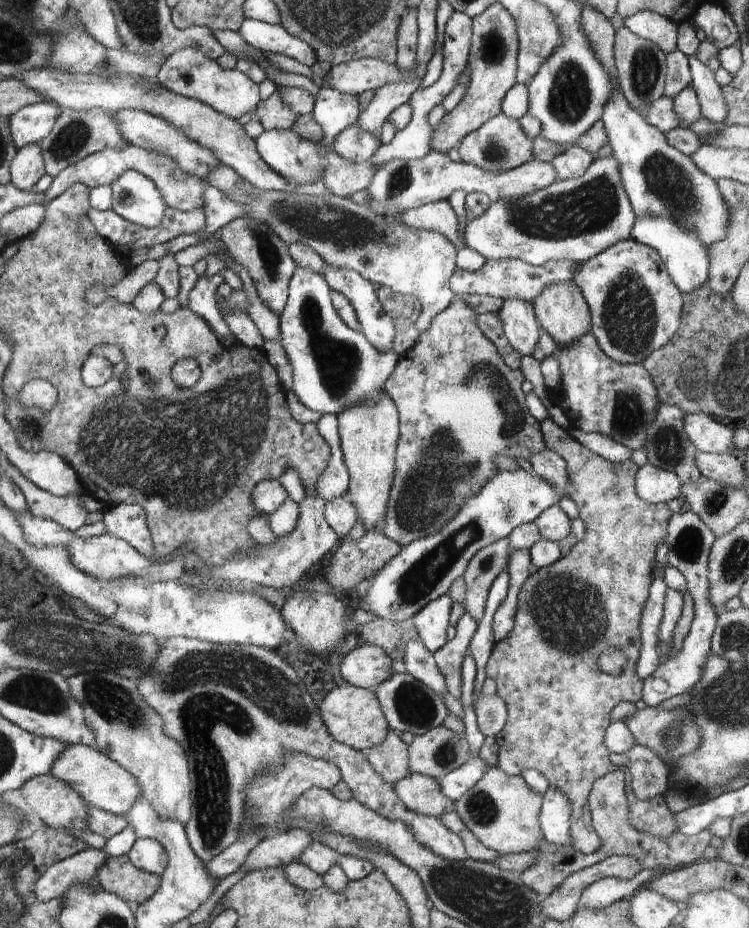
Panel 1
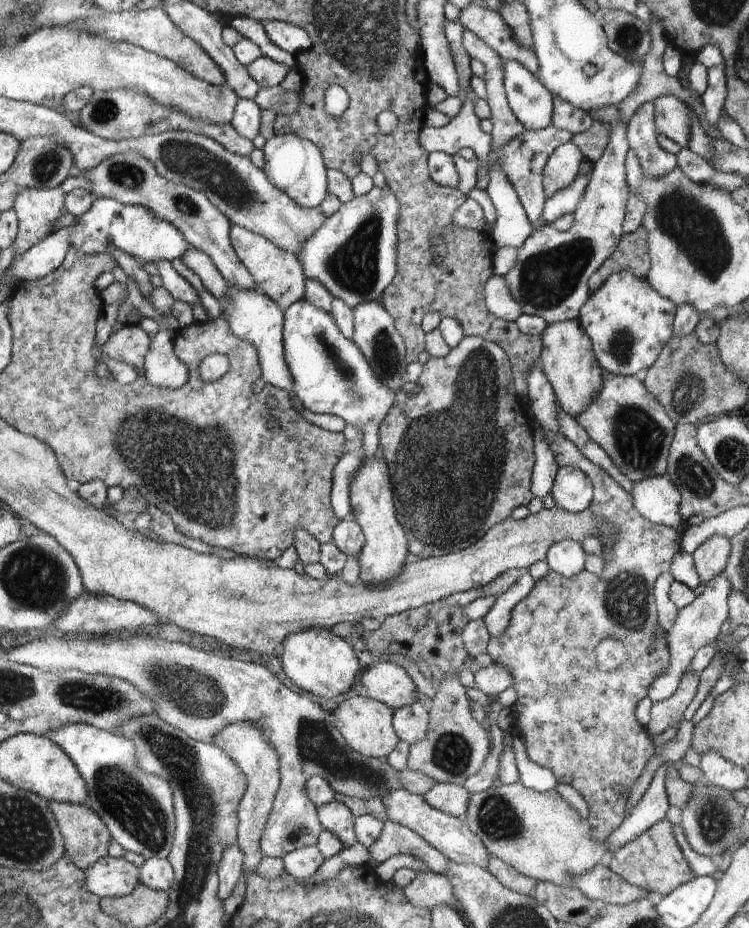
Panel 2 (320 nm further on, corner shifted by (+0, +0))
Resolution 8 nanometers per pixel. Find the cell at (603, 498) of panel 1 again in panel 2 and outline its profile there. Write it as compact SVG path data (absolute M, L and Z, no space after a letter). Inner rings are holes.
M531 419L532 425L536 426L543 437L548 441L550 450L556 459L559 467L574 466L583 470L593 484L593 499L588 509L593 512L599 519L610 523L617 530L617 541L611 551L602 551L602 554L608 553L609 558L604 561L604 570L600 576L596 576L591 572L584 569L579 572L575 577L567 579L561 577L560 574L552 570L540 580L536 581L536 584L532 587L530 594L521 600L516 606L513 606L512 612L509 614L509 621L504 634L501 637L491 637L490 642L487 644L487 653L490 654L490 658L493 661L502 663L511 672L512 686L518 692L518 700L516 704L511 707L511 714L514 717L514 731L523 738L526 745L526 754L532 762L538 764L538 766L544 767L545 769L551 770L556 777L558 783L563 785L570 785L574 787L574 790L578 794L583 796L583 799L588 805L588 824L593 830L593 835L600 839L602 842L606 841L609 836L623 823L625 804L628 800L628 793L632 788L633 784L638 780L638 777L642 774L644 766L648 764L648 760L654 754L655 746L651 741L651 737L647 733L647 730L643 725L638 722L635 717L636 707L639 702L642 702L648 696L648 687L654 680L656 680L664 671L668 668L670 662L669 646L663 632L663 635L659 636L659 630L657 627L660 624L660 614L657 610L657 604L655 603L655 582L656 579L664 572L668 572L671 567L672 559L674 555L680 552L679 539L682 537L680 532L676 529L665 527L664 525L655 525L648 519L645 519L633 505L633 496L626 492L609 474L606 474L605 470L600 467L593 465L588 459L585 459L581 455L581 452L568 440L564 435L555 433L548 433L544 431L539 423L535 419ZM608 636L614 636L614 639L621 641L626 650L628 650L628 662L618 670L618 672L596 672L598 670L598 664L596 664L596 656L594 656L594 648ZM660 638L660 640L659 640ZM651 644L654 647L654 651L648 649L648 645Z

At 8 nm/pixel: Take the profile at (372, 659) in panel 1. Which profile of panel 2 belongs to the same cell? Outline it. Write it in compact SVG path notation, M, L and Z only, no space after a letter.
M375 661L375 664L370 667L369 670L365 670L362 675L361 683L364 688L364 694L368 697L372 697L377 701L387 704L394 710L410 706L414 703L418 696L416 685L412 682L411 677L405 672L405 670L396 664Z

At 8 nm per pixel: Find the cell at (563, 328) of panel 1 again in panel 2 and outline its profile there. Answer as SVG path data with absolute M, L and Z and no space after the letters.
M571 320L548 325L541 335L541 341L541 370L548 382L551 382L559 408L573 419L577 419L597 394L600 394L603 387L604 372L593 353L591 340L586 336L578 320Z

